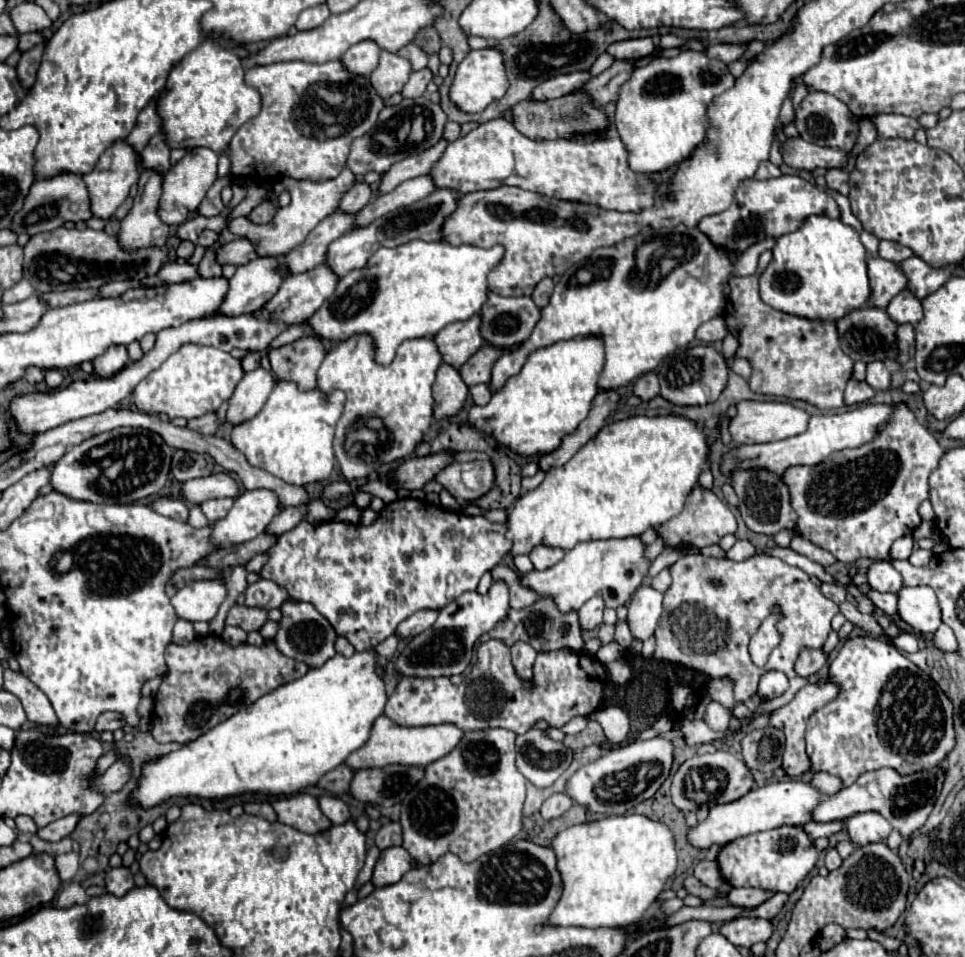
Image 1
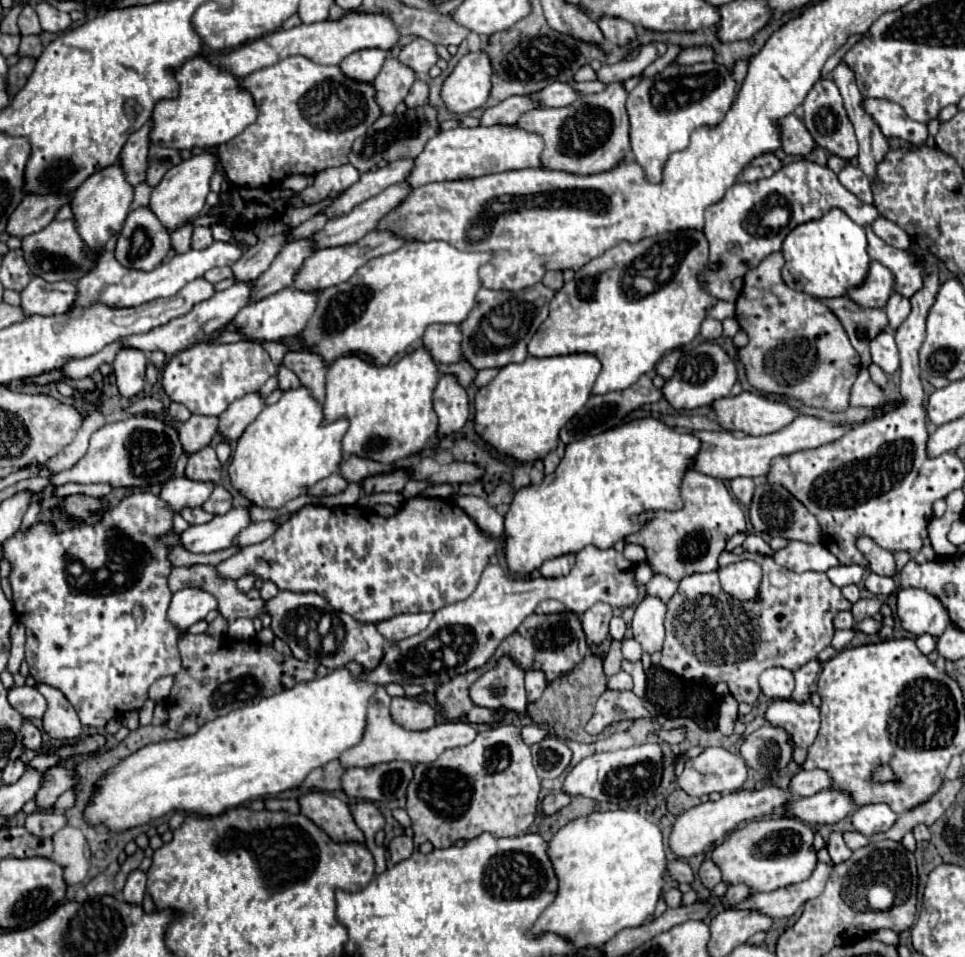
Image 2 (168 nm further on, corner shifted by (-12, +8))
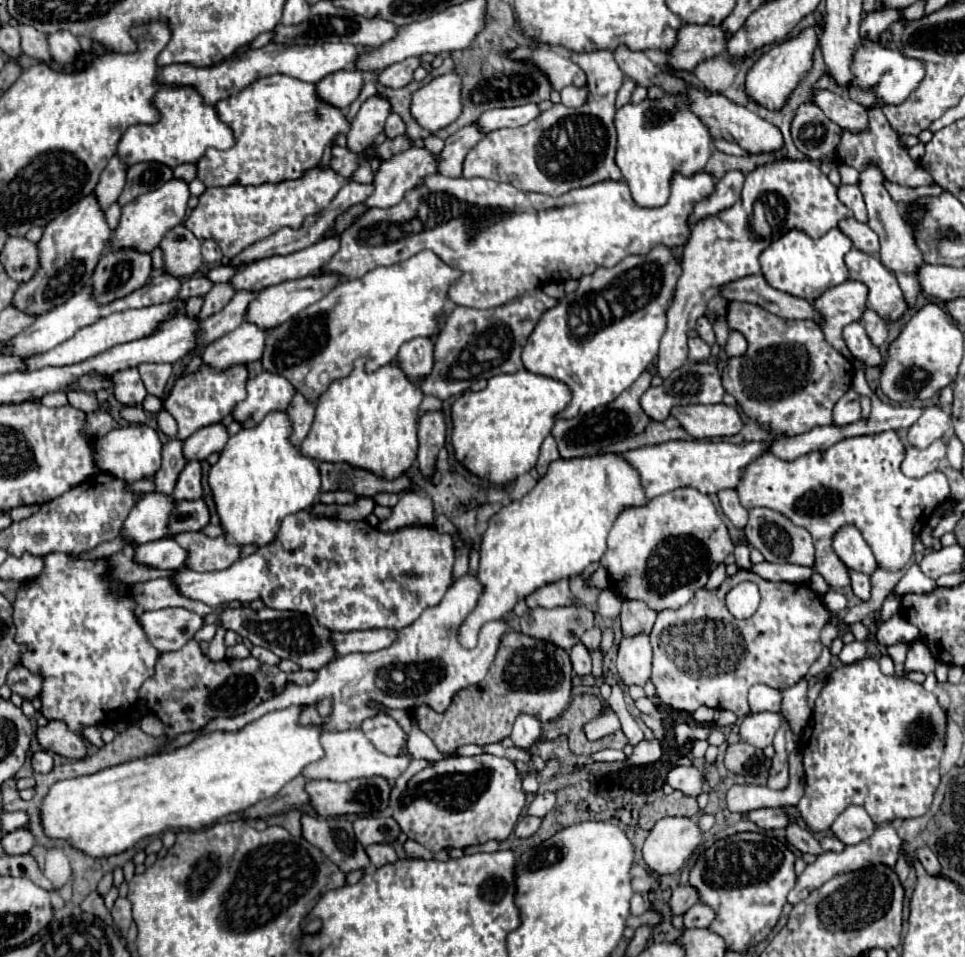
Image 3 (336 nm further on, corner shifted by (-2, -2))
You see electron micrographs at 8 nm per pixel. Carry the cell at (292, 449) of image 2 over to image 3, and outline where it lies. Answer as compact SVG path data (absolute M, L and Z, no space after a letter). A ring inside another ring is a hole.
M271 412L265 416L265 420L259 426L243 428L241 432L231 436L223 452L219 454L219 462L211 466L207 482L213 492L215 508L221 520L221 528L223 528L223 538L229 544L235 544L235 546L255 544L257 548L261 548L261 546L275 542L283 518L299 510L309 510L313 502L317 500L319 490L321 490L321 478L315 466L315 460L301 456L301 452L295 446L291 446L289 434L291 434L291 422L287 414Z

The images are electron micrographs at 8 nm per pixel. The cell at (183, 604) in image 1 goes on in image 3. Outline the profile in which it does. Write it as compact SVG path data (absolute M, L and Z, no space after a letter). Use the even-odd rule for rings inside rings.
M167 608L143 612L137 618L147 640L159 652L173 652L185 646L193 634L203 626L203 618L183 608Z

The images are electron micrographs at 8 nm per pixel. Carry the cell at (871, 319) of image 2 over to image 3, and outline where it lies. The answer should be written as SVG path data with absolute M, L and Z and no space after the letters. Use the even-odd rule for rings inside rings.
M761 274L733 280L725 286L721 286L719 292L729 302L733 302L733 300L751 302L751 304L757 304L757 306L785 318L785 320L795 320L795 318L797 320L811 318L815 322L821 320L821 316L813 310L813 306L807 300L771 288Z

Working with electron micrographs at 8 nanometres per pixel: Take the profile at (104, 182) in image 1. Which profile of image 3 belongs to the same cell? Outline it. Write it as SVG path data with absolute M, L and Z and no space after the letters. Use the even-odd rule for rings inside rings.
M93 194L83 198L83 202L77 202L75 206L71 206L71 210L65 210L63 214L59 214L59 218L51 220L45 226L43 236L37 242L39 268L35 276L29 282L19 284L11 306L15 306L17 310L23 310L25 314L41 316L65 304L71 296L81 292L81 288L91 282L91 274L105 250L109 234L111 230Z

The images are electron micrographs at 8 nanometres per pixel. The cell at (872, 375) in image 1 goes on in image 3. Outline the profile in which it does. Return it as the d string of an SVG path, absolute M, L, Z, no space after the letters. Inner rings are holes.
M851 322L843 328L843 340L849 348L849 352L863 360L867 366L879 366L883 362L883 356L879 352L879 348L871 346L871 340L867 338L863 324L861 322Z

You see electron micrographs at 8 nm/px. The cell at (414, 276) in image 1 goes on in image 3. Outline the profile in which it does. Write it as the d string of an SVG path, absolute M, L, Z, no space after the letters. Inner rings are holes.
M423 250L389 268L379 266L367 272L363 278L343 280L319 302L311 304L297 316L269 330L267 342L265 342L267 348L261 358L263 368L271 374L285 376L293 384L293 388L305 396L309 404L315 404L317 398L329 388L333 380L343 378L351 372L353 360L365 356L367 358L365 370L375 372L377 368L393 362L403 342L413 340L417 336L427 336L427 338L433 336L437 332L437 318L445 314L445 306L449 300L447 288L455 278L459 278L457 270L443 264L431 250Z

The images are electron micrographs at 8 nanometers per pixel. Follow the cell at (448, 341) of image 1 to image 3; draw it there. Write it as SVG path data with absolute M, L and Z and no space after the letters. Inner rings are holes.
M413 338L405 342L395 356L395 364L405 372L411 382L417 382L421 376L427 376L433 366L433 340Z

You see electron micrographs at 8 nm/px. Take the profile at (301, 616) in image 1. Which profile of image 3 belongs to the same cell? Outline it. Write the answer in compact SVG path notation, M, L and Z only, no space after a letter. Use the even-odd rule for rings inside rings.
M221 608L217 616L217 626L223 630L233 630L241 638L249 638L255 646L267 648L275 652L279 658L289 658L297 662L303 670L319 670L327 662L335 658L335 650L331 650L329 636L331 632L315 622L315 618L299 614L299 612L283 612L283 610L271 610L263 608L259 612L253 612L251 608Z

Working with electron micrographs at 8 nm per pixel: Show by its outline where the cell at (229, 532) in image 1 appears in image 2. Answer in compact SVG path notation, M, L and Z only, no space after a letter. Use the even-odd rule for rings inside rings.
M251 504L233 508L223 516L213 516L207 524L189 526L181 534L181 546L189 548L189 552L215 552L233 546L233 540L239 532L251 526Z

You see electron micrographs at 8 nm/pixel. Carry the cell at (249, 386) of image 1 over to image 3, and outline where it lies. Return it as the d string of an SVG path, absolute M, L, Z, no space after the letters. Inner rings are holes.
M223 424L207 426L203 430L197 430L191 438L183 442L183 456L185 460L205 460L211 452L221 452L227 444L229 436Z

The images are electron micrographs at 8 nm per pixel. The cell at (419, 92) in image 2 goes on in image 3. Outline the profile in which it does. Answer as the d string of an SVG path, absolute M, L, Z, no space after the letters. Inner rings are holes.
M389 114L387 122L385 122L385 136L395 138L395 136L401 136L401 134L405 134L403 120L397 114Z

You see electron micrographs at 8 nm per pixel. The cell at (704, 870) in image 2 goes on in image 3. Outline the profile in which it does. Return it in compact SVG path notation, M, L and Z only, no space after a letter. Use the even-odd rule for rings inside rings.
M679 886L673 890L673 894L669 898L669 908L671 908L671 914L677 916L677 914L685 914L697 902L699 902L699 896L697 896L695 888Z

